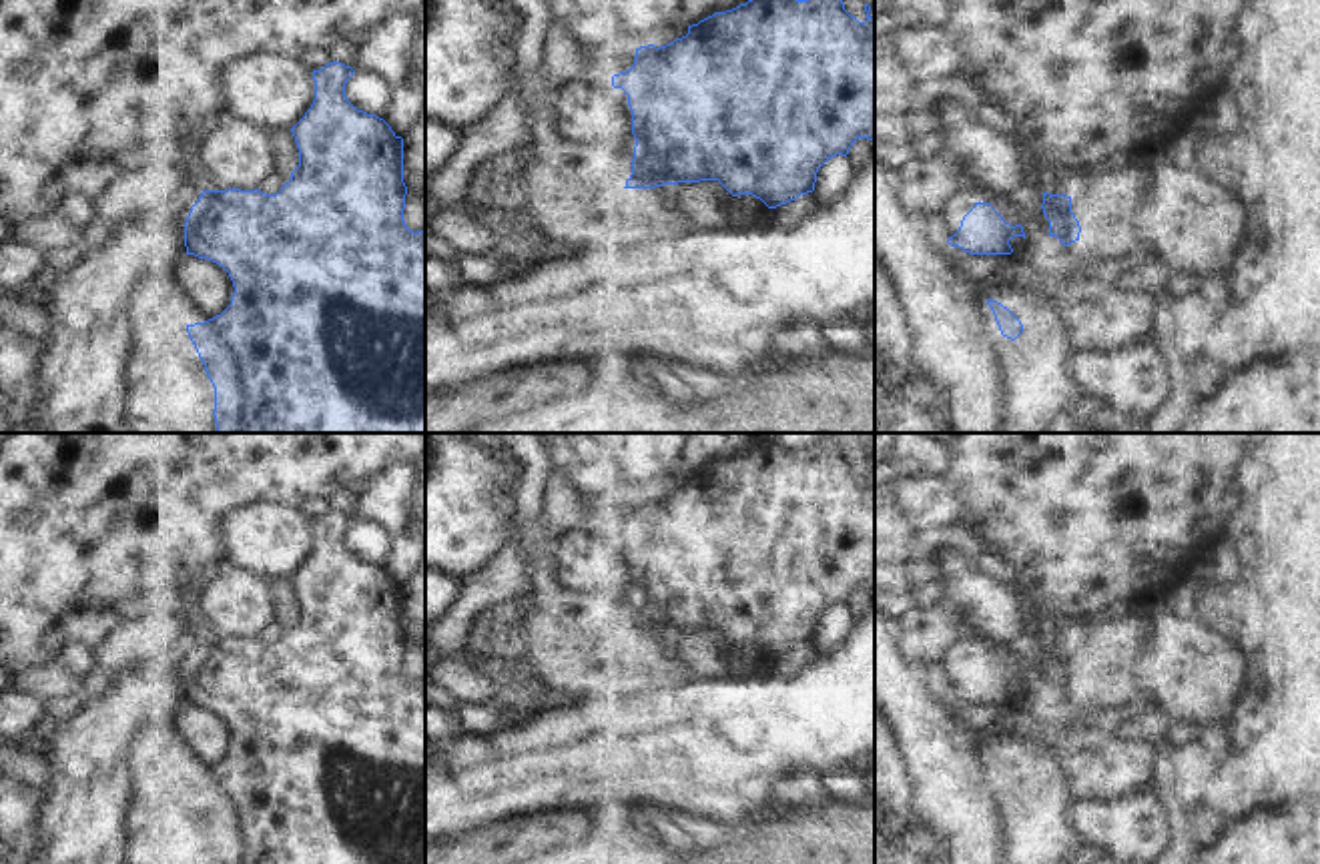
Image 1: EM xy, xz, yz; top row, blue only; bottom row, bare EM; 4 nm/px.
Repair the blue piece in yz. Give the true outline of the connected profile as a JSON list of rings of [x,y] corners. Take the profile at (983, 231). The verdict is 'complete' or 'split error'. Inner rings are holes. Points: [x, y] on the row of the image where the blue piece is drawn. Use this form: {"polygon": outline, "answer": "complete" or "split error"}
{"polygon": [[[969,186],[945,206],[935,235],[969,255],[1011,255],[1009,241],[1025,239],[1021,225],[1011,227],[989,202],[975,202]]], "answer": "split error"}

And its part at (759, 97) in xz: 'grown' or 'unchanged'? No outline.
grown

